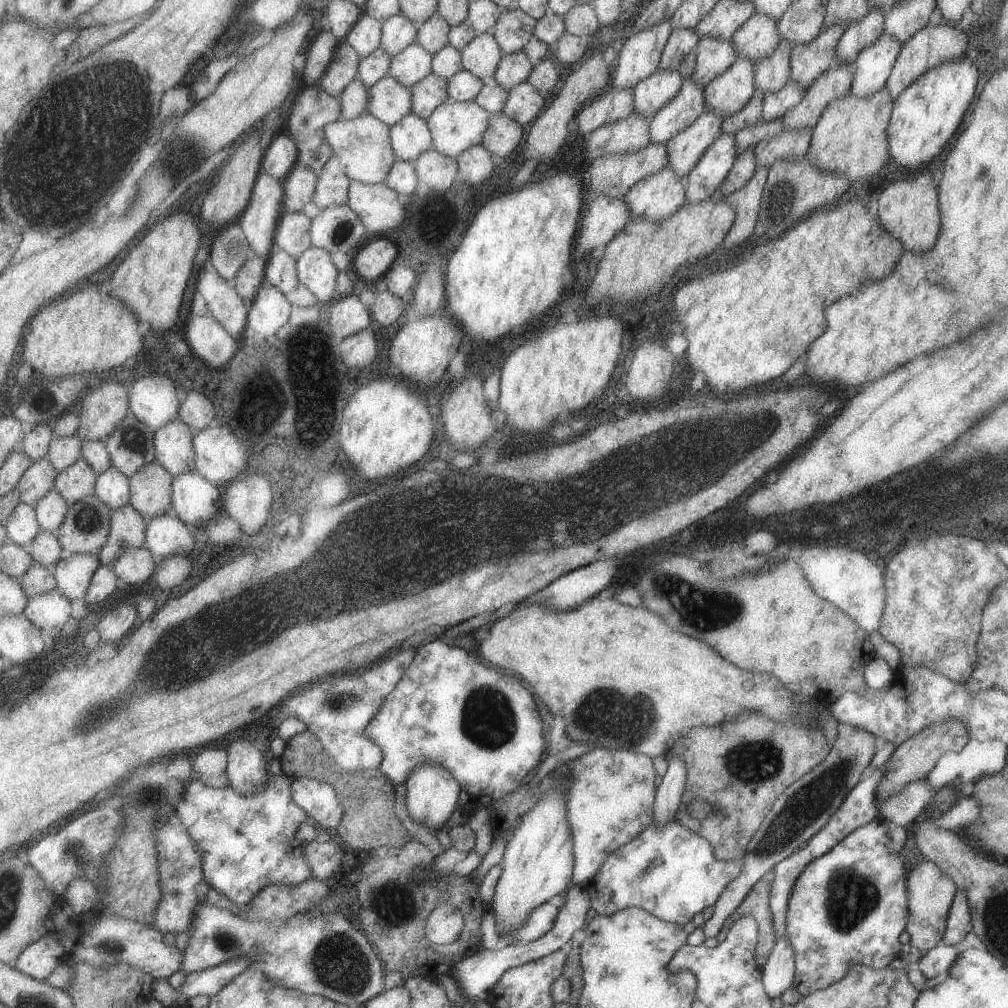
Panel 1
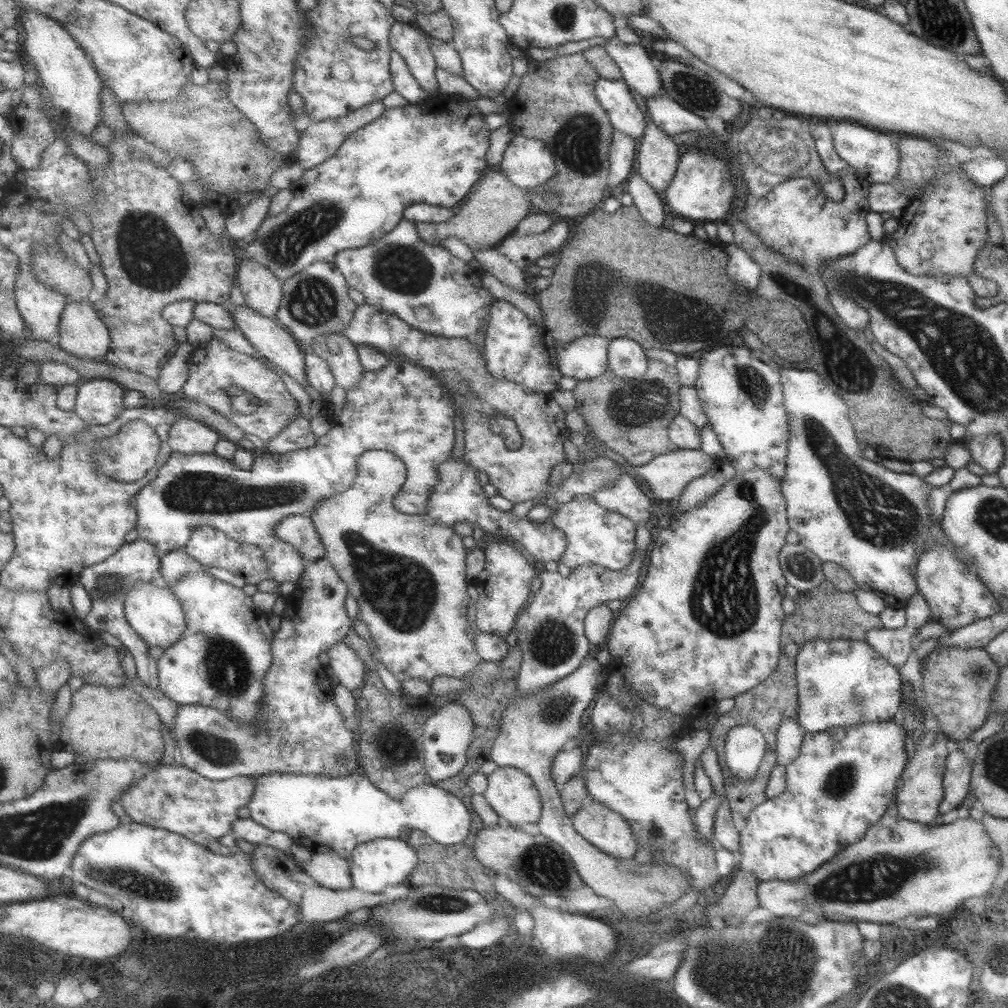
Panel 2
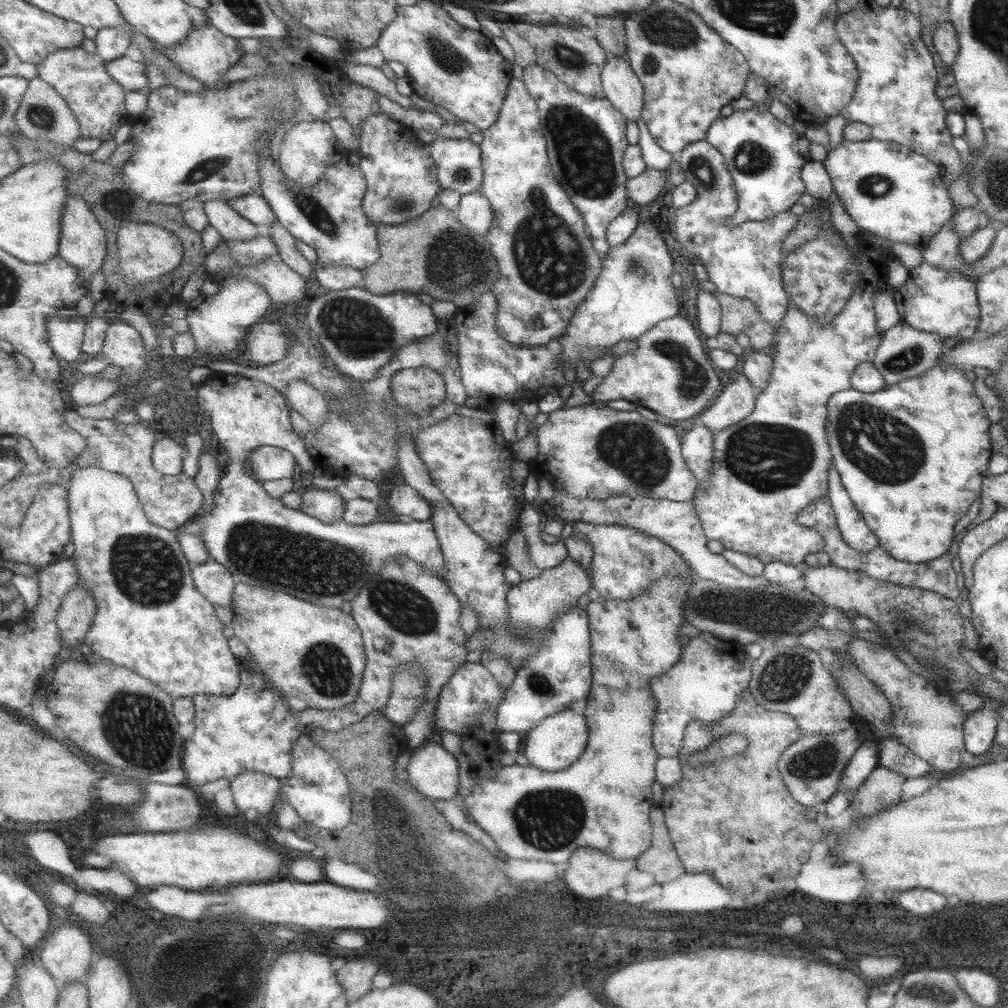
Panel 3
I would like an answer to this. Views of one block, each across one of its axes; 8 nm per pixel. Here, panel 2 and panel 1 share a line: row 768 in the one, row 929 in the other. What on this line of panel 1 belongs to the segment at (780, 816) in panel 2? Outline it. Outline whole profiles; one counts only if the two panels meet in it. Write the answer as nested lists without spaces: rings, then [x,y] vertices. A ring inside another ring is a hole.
[[[877,816],[865,826],[847,834],[829,852],[815,858],[797,876],[791,898],[787,902],[787,940],[795,952],[795,978],[793,988],[801,998],[825,990],[831,984],[845,978],[853,966],[867,966],[883,970],[893,958],[899,956],[897,936],[905,930],[909,908],[907,908],[907,880],[899,852],[895,852],[889,840],[887,824]]]

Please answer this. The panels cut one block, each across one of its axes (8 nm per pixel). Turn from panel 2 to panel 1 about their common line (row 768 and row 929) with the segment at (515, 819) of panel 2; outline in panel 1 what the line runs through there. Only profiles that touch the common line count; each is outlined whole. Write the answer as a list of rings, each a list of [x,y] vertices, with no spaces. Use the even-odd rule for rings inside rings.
[[[551,792],[543,796],[543,800],[533,808],[519,830],[515,830],[515,838],[507,844],[503,856],[503,874],[497,882],[495,896],[491,900],[491,912],[495,914],[495,926],[499,938],[511,936],[515,944],[515,936],[525,924],[531,920],[531,914],[547,904],[557,894],[567,894],[573,886],[575,878],[575,838],[571,834],[571,824],[567,816],[567,794]]]

